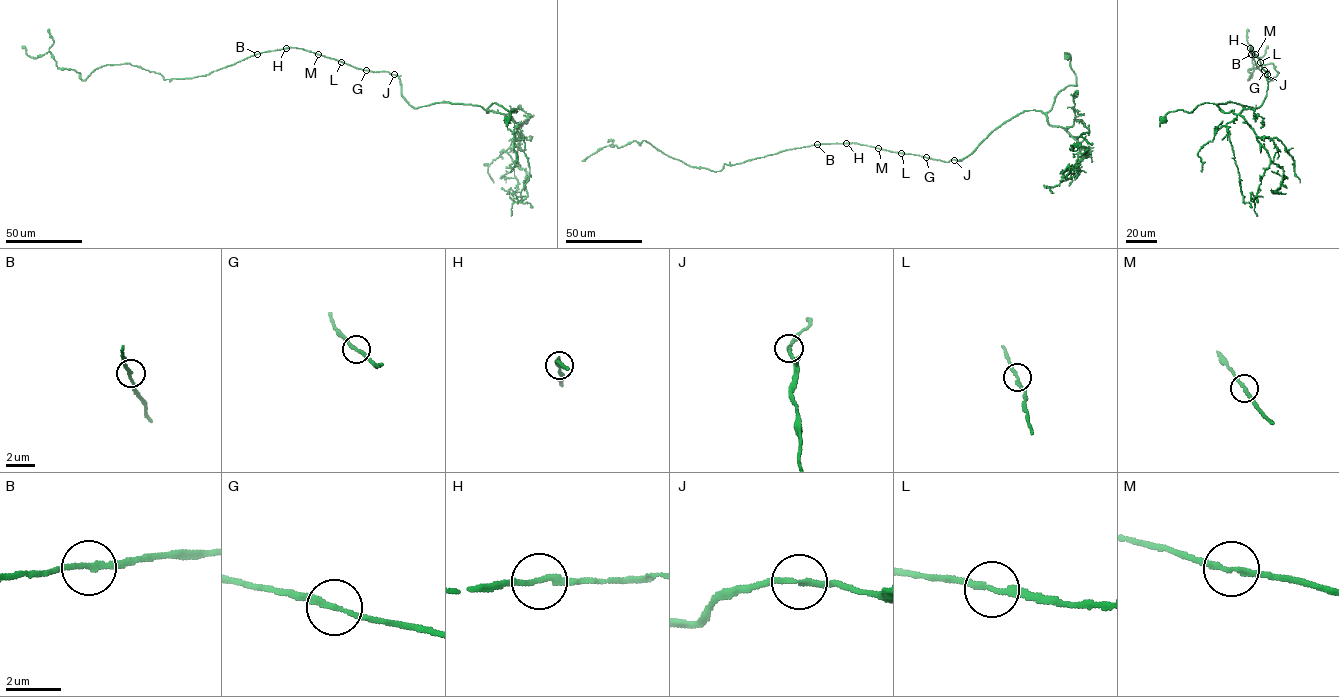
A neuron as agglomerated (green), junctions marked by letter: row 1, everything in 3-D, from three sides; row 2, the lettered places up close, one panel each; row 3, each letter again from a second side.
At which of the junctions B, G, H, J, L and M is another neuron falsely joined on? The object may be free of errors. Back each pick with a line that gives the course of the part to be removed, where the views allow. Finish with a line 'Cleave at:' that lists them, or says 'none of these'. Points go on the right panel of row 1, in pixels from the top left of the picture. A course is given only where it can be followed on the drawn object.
Cleave at: none of these

